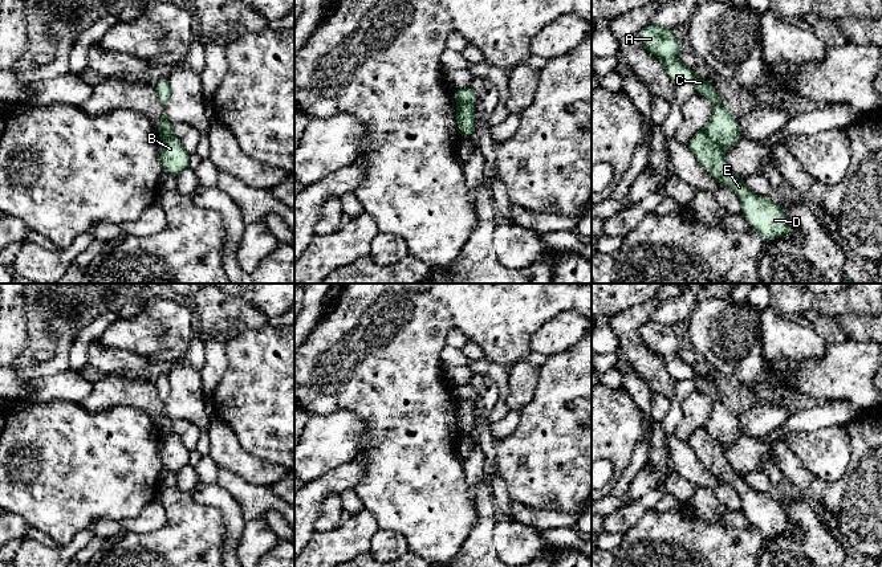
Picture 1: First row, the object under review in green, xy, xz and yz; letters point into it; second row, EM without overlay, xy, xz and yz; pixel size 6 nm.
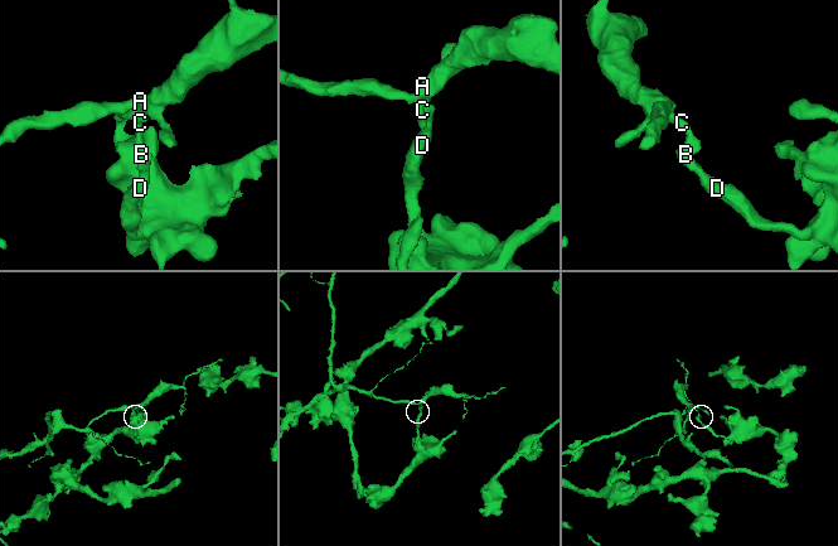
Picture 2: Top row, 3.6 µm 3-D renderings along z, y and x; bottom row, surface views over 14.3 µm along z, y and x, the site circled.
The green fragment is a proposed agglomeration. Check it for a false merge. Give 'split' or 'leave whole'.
split

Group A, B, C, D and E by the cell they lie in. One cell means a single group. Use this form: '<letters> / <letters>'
A C / B D E

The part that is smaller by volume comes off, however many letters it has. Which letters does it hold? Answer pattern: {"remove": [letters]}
{"remove": ["A", "C"]}

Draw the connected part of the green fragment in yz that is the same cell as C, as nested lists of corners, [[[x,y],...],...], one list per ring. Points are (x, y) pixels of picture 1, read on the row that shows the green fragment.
[[[647,25],[638,32],[638,40],[647,52],[663,62],[672,82],[694,82],[696,93],[714,103],[711,118],[703,129],[711,140],[723,150],[735,146],[741,138],[739,119],[724,107],[716,90],[704,78],[696,77],[692,69],[679,61],[680,46],[672,29]]]

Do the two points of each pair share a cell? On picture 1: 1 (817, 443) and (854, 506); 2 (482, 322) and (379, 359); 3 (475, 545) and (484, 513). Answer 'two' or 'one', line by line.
1: two
2: one
3: one

